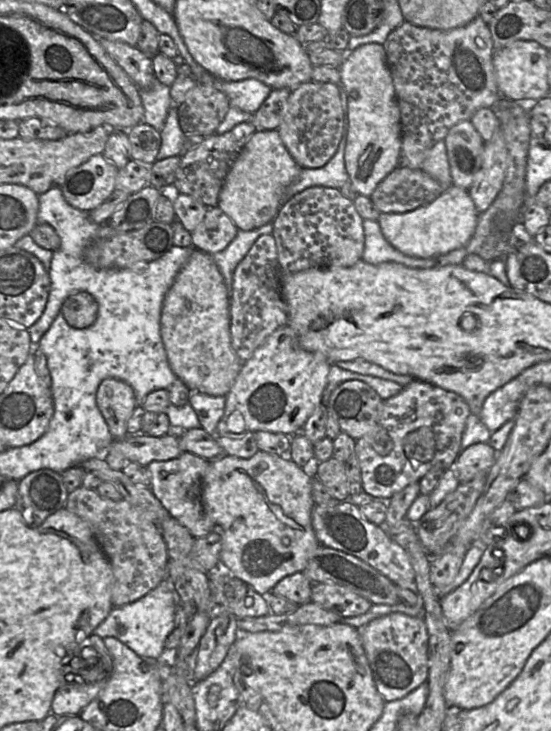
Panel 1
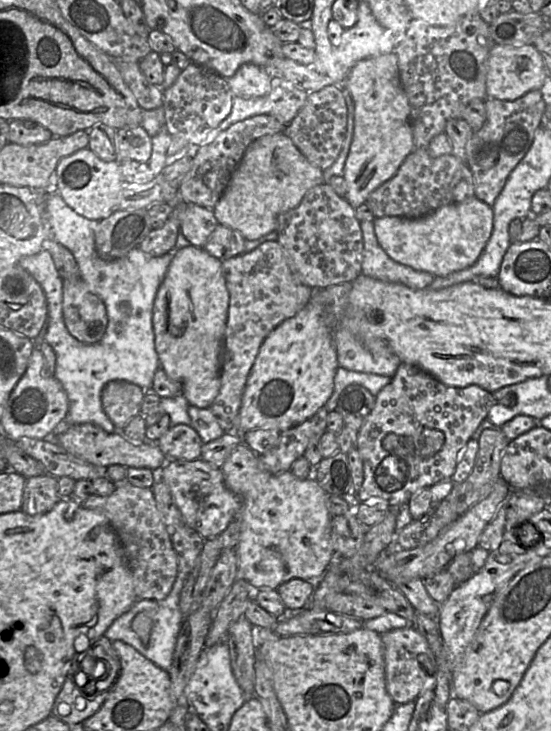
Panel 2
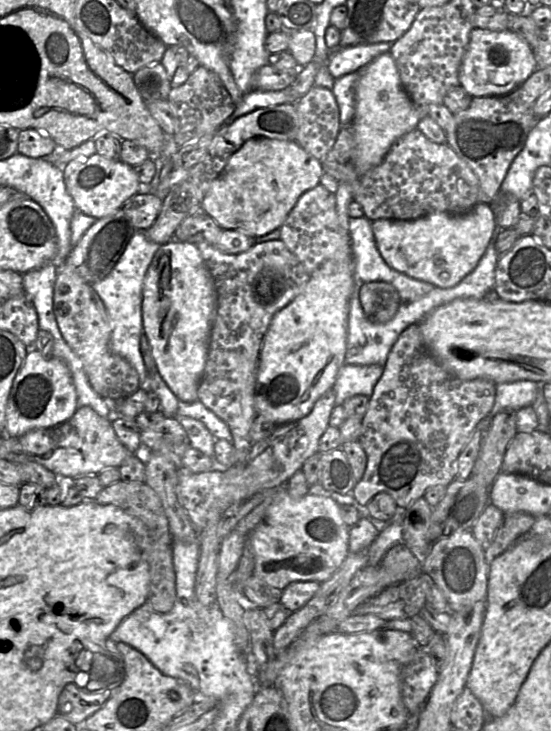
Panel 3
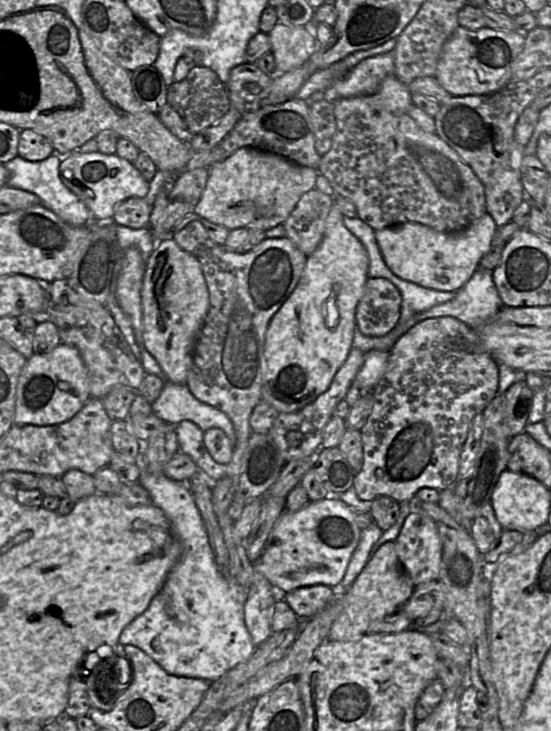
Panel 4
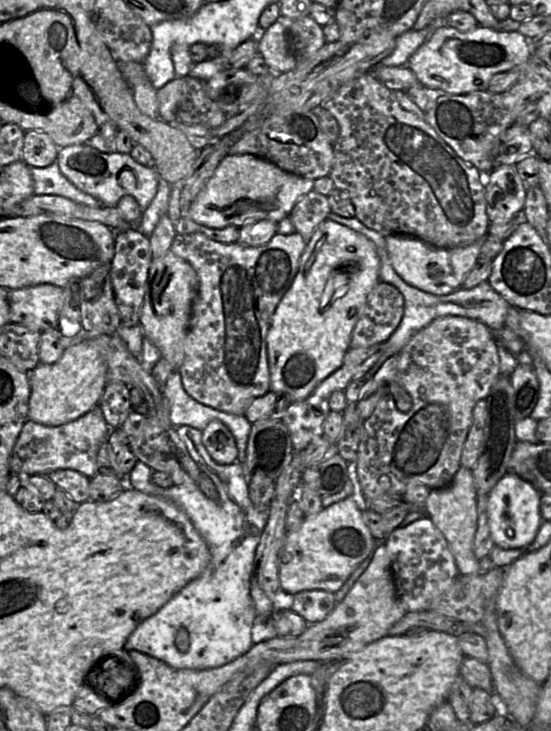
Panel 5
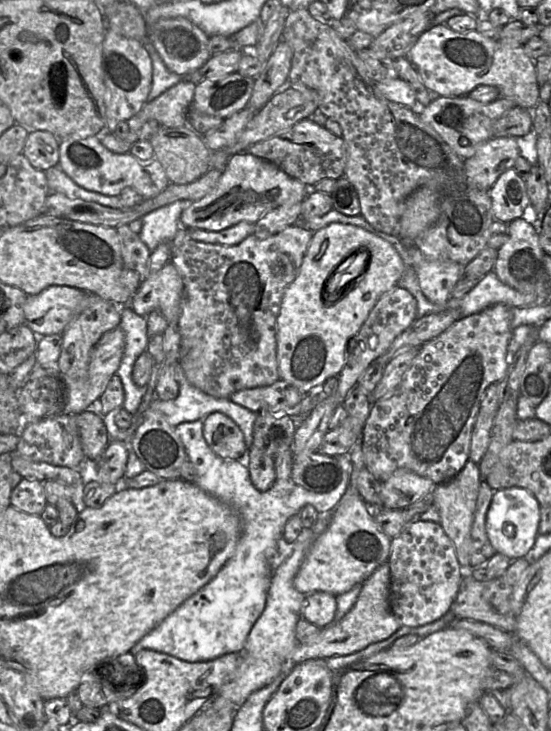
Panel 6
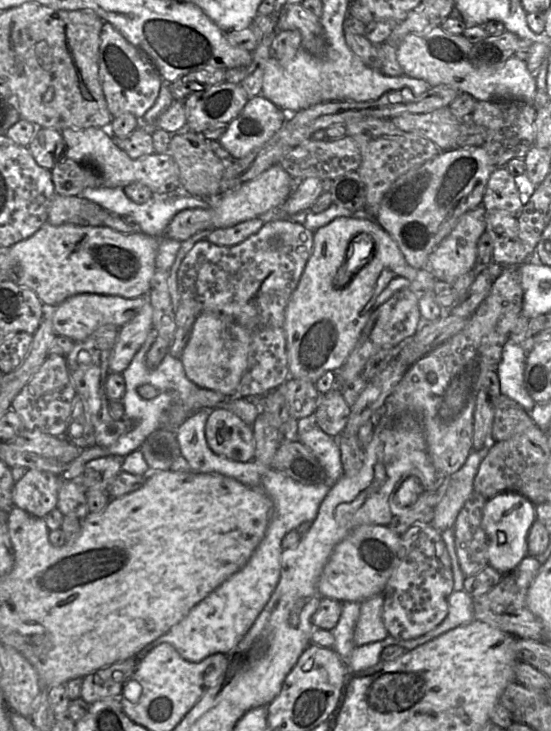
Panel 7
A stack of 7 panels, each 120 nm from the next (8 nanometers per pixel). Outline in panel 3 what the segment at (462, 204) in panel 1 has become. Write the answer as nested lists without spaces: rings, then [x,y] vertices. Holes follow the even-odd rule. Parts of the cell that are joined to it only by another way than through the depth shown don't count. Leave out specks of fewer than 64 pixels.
[[[481,202],[463,214],[439,212],[415,220],[382,218],[371,224],[377,248],[391,268],[439,288],[457,285],[476,267],[496,228],[493,208]]]

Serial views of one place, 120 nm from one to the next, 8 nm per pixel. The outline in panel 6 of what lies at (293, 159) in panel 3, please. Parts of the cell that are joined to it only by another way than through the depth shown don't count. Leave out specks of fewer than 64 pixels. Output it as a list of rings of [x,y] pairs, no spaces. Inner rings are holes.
[[[248,153],[230,156],[215,187],[203,198],[191,202],[180,216],[180,226],[221,231],[239,222],[255,224],[264,214],[283,205],[303,202],[310,187],[290,177],[274,163]]]

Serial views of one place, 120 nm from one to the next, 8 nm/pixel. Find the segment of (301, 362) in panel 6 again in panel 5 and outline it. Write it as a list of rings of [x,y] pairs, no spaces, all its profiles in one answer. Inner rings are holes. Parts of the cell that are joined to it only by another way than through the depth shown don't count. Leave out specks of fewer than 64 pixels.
[[[330,219],[318,225],[307,241],[297,275],[277,306],[267,335],[270,391],[284,394],[292,402],[303,400],[342,366],[368,296],[380,281],[379,272],[376,246],[364,234]],[[342,279],[345,288],[341,290]],[[344,292],[346,295],[339,298]]]

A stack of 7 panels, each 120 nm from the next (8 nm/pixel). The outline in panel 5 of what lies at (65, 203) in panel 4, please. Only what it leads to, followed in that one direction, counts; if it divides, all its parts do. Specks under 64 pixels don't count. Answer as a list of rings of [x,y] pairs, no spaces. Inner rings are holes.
[[[55,162],[47,167],[30,167],[35,195],[56,195],[90,207],[104,206],[99,200],[75,187],[60,172]]]

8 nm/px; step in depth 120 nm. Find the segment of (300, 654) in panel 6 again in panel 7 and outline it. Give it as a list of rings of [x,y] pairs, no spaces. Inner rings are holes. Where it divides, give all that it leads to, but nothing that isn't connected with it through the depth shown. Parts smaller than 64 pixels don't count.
[[[383,593],[361,602],[358,621],[354,630],[355,646],[383,640],[389,634],[383,622]]]

